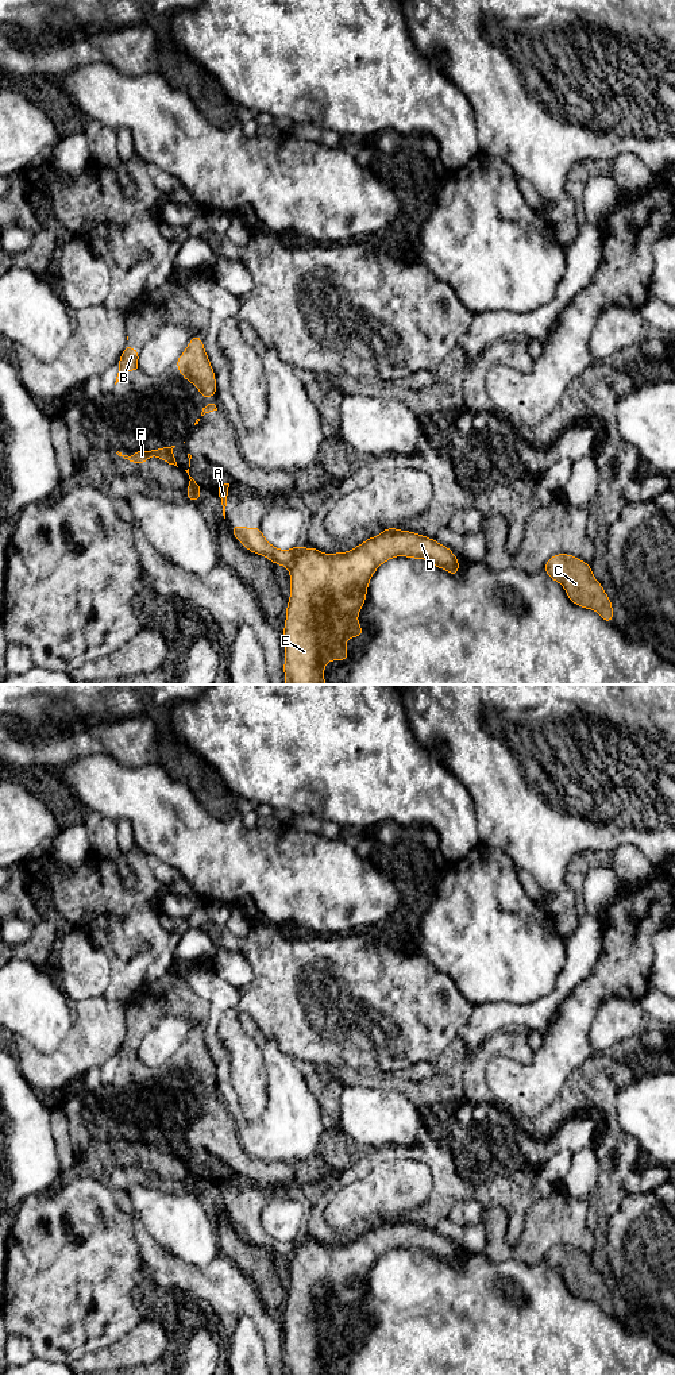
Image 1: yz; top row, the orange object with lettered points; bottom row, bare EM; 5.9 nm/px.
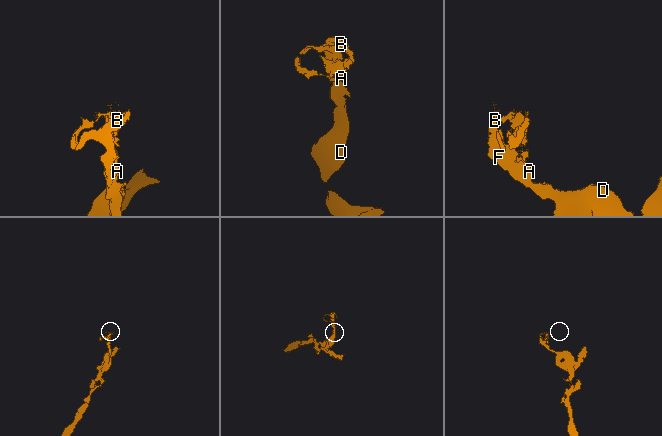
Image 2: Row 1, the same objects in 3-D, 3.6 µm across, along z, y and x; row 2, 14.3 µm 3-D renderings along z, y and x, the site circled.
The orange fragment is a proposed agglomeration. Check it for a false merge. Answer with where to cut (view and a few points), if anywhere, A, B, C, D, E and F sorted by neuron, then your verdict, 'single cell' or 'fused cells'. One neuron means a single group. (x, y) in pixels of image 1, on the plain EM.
yz (301, 1242), (288, 1260) | A B F / C D E | fused cells

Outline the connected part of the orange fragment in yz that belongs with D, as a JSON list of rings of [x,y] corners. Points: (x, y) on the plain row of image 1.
[[[394,1218],[369,1229],[348,1244],[324,1245],[313,1238],[301,1244],[290,1257],[290,1290],[284,1318],[285,1329],[285,1376],[327,1376],[324,1358],[329,1352],[350,1349],[346,1330],[363,1326],[358,1306],[367,1287],[369,1273],[375,1261],[396,1248],[425,1250],[433,1257],[459,1265],[459,1253],[454,1244],[435,1230],[400,1222]]]

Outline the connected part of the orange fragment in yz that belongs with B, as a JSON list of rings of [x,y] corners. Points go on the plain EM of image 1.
[[[126,1036],[126,1038],[124,1038],[124,1041],[122,1044],[122,1048],[120,1048],[120,1051],[117,1053],[119,1064],[117,1064],[115,1076],[119,1074],[122,1065],[126,1061],[140,1063],[140,1059],[138,1056],[139,1045],[140,1045],[140,1042],[136,1042],[135,1040]]]

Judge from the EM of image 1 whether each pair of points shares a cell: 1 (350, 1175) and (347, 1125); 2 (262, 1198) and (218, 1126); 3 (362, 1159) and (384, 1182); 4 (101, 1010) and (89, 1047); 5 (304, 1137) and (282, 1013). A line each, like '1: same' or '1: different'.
1: different
2: same
3: different
4: same
5: different

